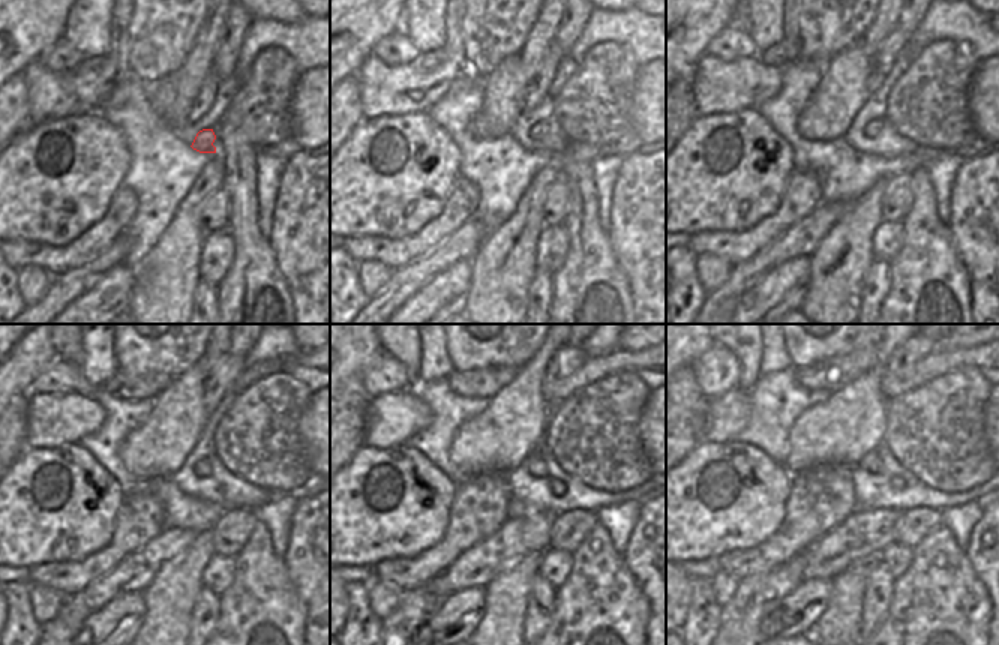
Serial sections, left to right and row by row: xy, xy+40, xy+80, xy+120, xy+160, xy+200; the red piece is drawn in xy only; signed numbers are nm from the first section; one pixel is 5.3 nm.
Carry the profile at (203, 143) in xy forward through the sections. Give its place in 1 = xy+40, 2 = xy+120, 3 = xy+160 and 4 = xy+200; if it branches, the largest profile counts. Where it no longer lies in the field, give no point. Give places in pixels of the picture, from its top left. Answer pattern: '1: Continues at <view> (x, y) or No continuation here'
1: Continues at xy+40 (537, 131)
2: Continues at xy+120 (201, 468)
3: Continues at xy+160 (537, 468)
4: Continues at xy+200 (870, 461).

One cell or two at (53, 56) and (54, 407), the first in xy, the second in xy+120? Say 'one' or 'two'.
two

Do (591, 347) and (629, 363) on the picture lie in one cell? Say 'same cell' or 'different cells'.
different cells

